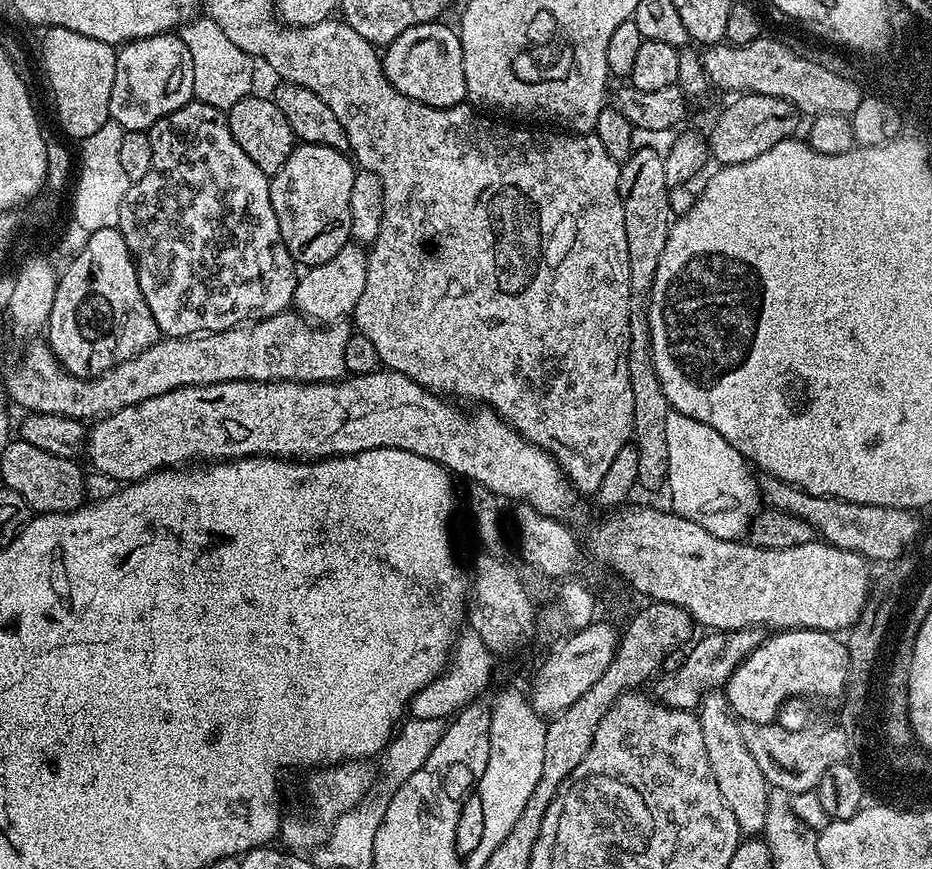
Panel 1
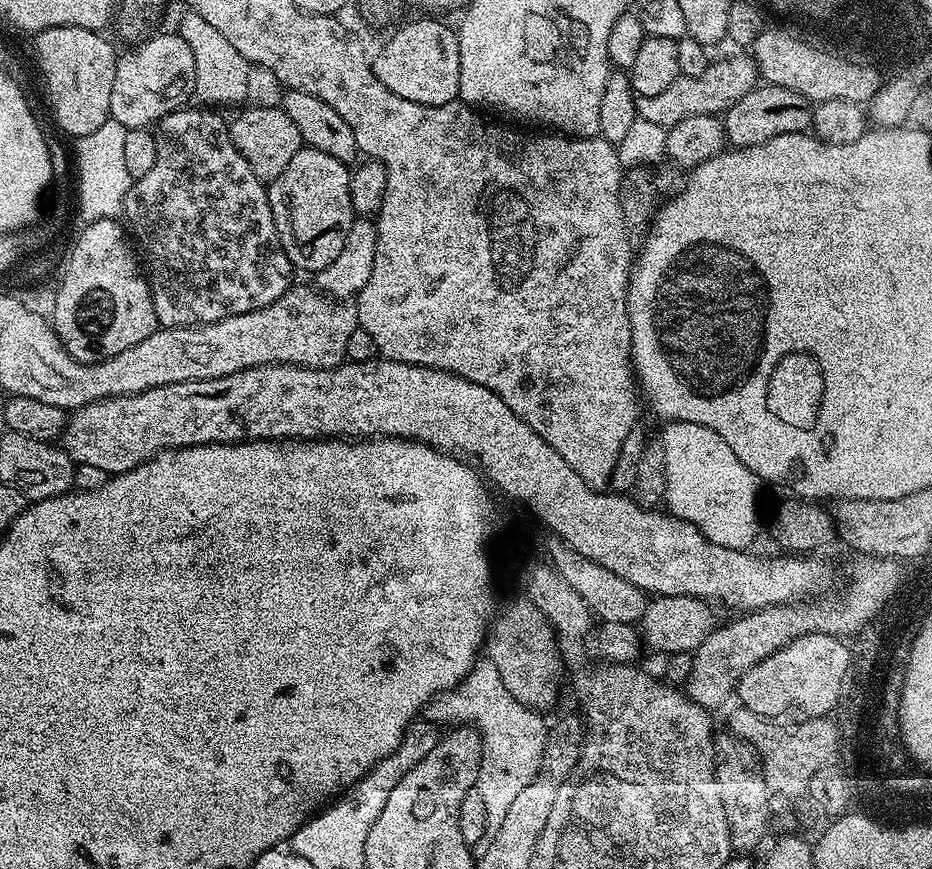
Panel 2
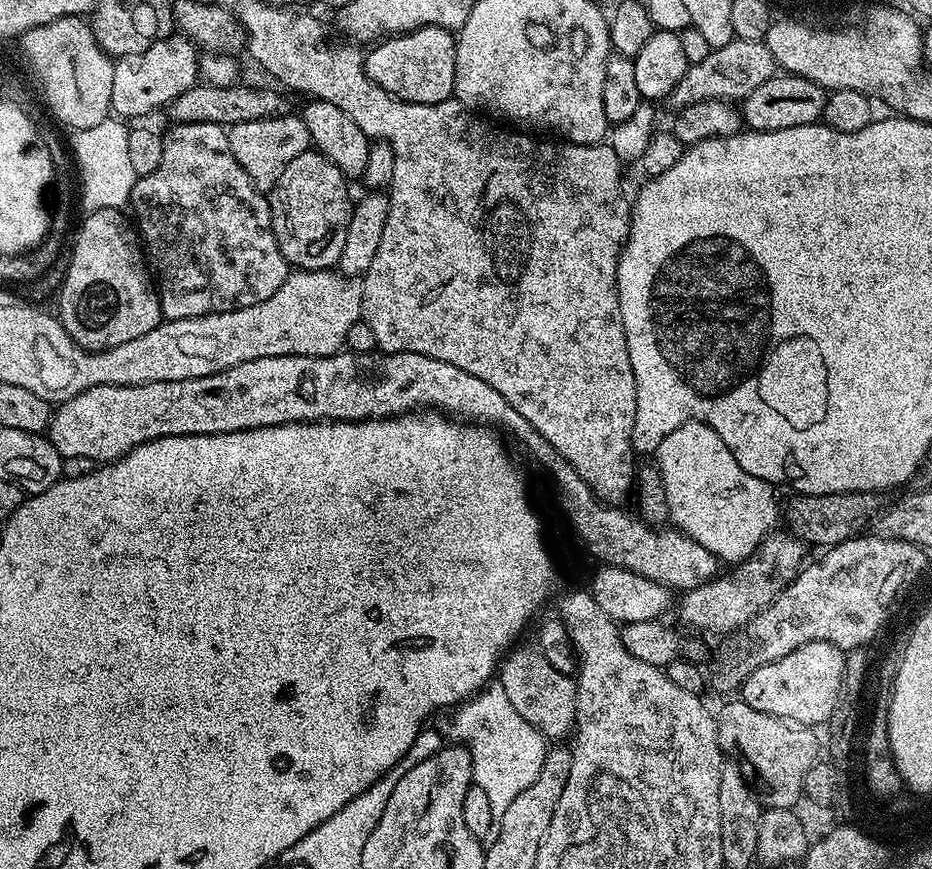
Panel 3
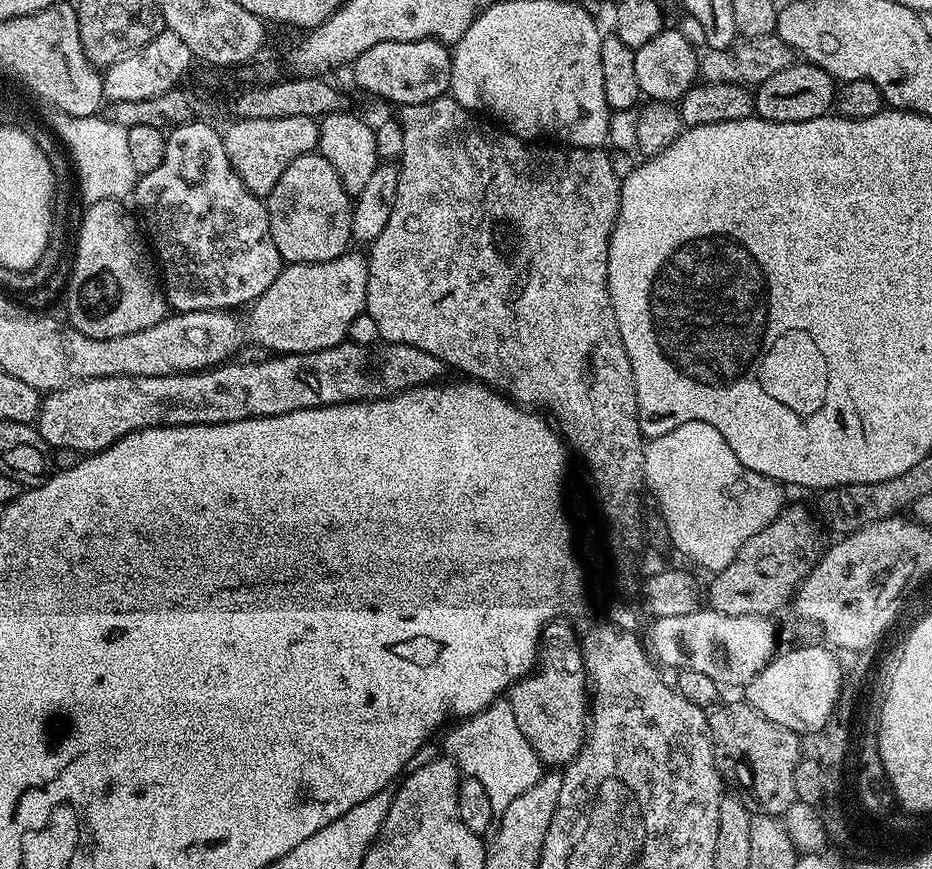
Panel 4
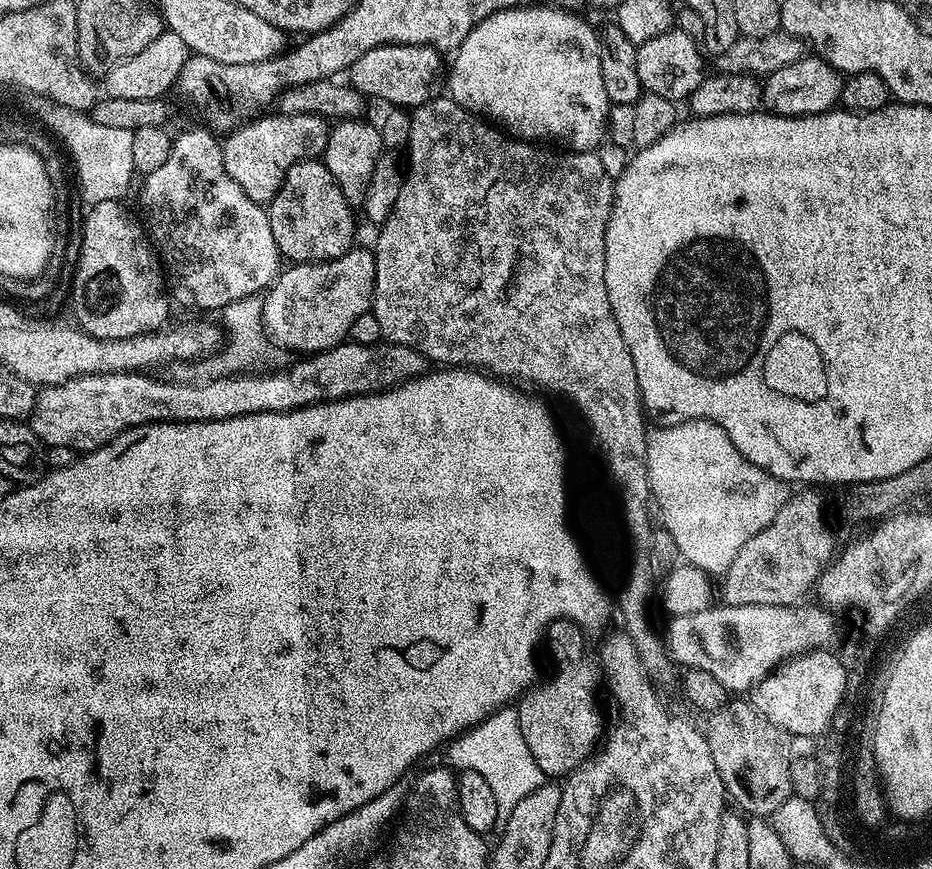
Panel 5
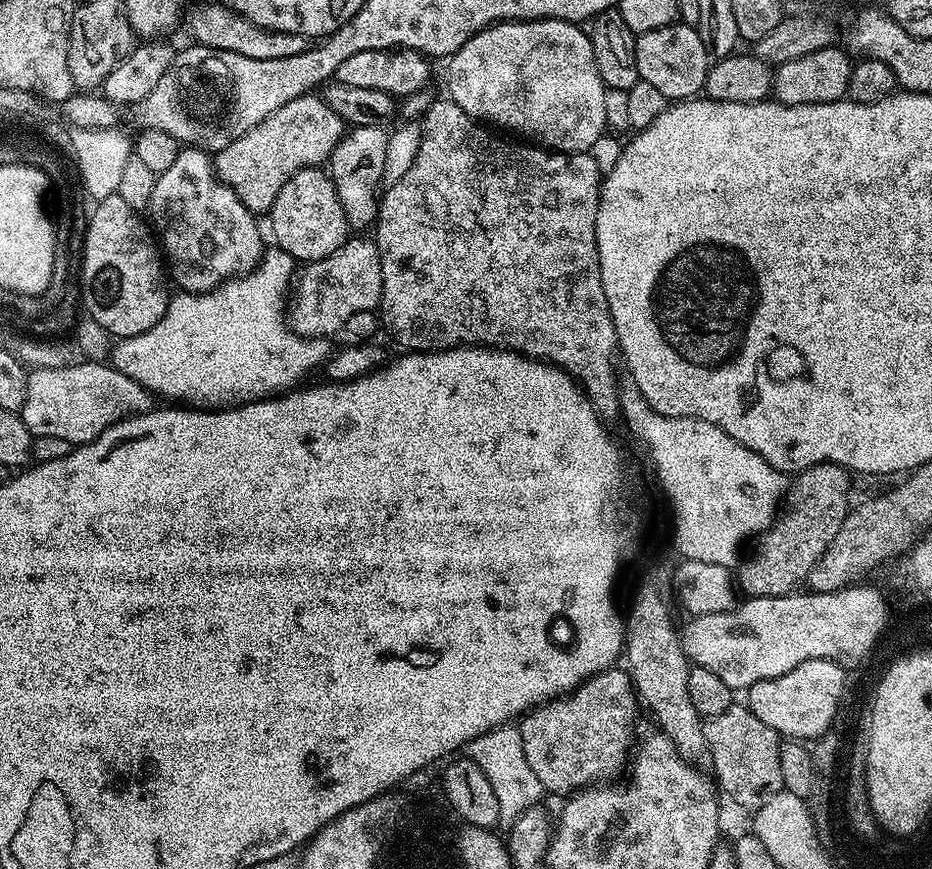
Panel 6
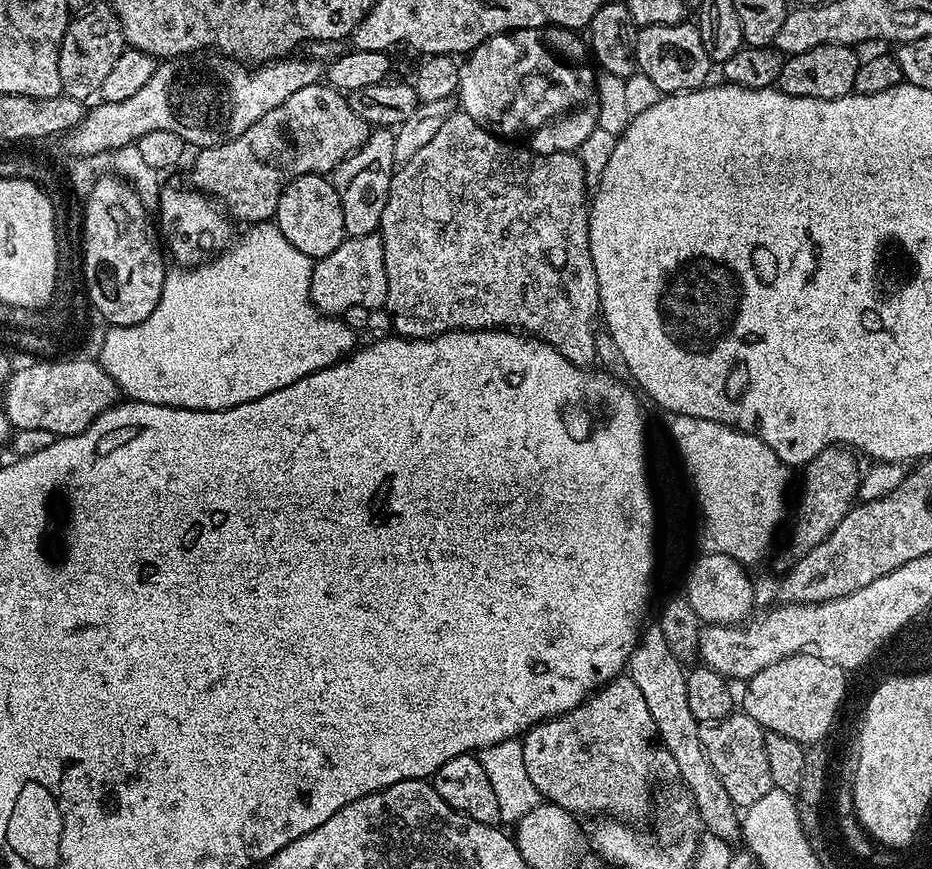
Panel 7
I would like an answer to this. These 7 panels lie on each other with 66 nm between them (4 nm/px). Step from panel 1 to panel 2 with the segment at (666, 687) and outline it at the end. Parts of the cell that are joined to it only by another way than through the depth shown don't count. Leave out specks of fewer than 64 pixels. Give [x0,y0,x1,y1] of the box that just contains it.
[686,554,894,710]

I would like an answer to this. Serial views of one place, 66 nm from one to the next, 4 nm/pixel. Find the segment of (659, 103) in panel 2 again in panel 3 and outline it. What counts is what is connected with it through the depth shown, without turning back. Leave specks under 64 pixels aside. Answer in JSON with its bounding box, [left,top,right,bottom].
[667,40,778,110]

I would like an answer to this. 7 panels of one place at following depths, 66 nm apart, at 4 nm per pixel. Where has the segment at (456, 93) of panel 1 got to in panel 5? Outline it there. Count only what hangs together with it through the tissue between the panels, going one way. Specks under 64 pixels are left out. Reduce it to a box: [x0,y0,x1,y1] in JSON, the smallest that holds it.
[346,44,442,110]

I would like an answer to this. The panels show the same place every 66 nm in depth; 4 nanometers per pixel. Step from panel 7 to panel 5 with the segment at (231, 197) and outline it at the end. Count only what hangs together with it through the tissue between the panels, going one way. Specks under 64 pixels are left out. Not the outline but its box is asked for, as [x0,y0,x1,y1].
[222,113,330,206]

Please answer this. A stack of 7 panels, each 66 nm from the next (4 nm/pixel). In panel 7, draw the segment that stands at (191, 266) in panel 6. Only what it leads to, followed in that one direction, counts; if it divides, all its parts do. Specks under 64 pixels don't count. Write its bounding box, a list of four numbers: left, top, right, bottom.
[158,184,234,266]

